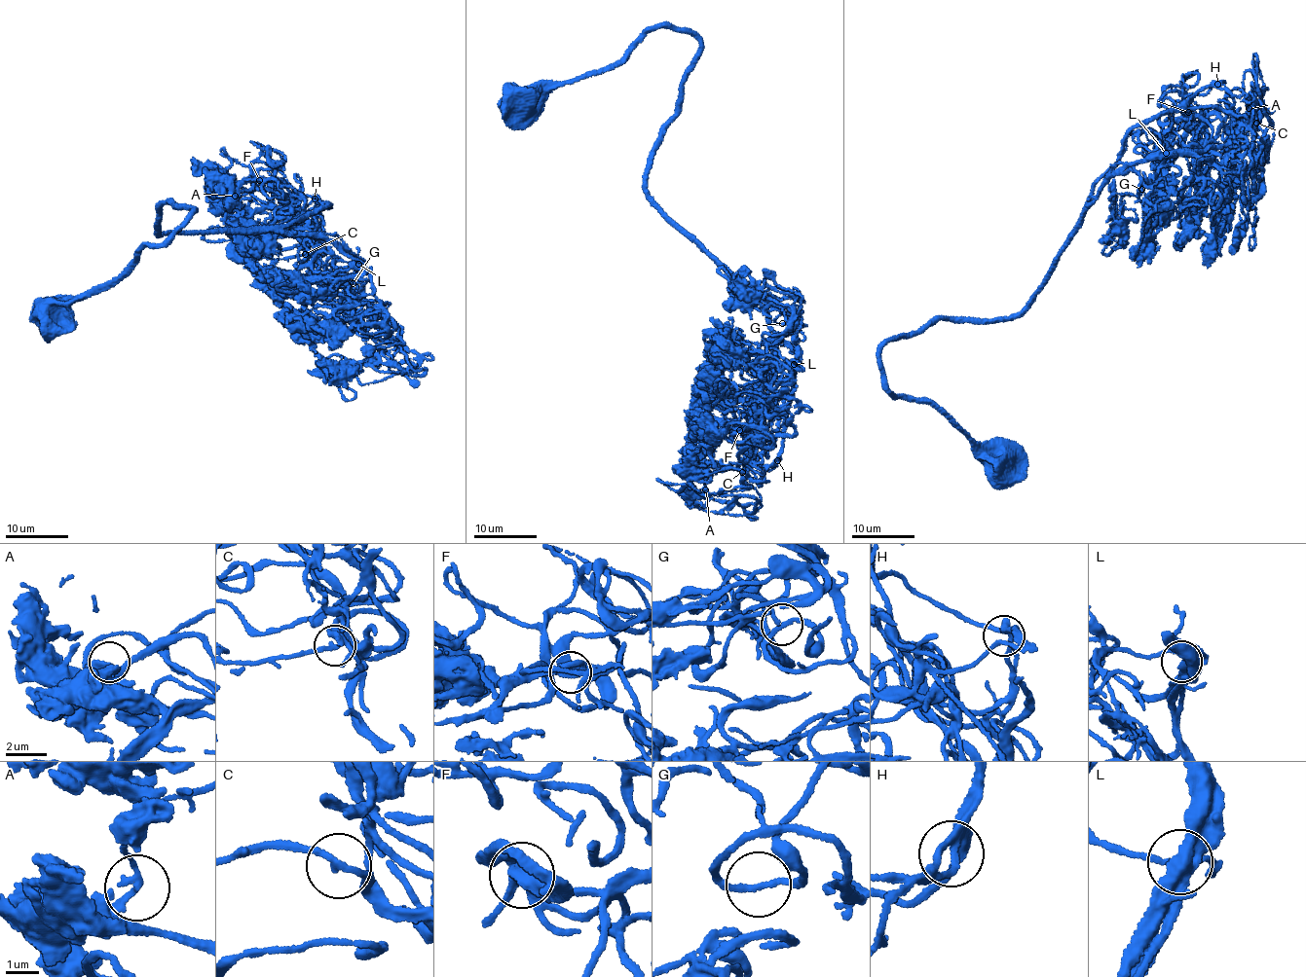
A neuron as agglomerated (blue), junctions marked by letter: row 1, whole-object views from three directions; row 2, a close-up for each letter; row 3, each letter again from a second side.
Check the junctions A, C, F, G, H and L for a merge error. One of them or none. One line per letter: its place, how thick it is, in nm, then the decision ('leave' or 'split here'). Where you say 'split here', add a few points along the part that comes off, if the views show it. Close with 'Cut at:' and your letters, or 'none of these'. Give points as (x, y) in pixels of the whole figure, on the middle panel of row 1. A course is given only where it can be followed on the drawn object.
A: (705, 489) | 190 nm | leave
C: (742, 472) | 200 nm | leave
F: (739, 430) | 440 nm | leave
G: (782, 323) | 190 nm | leave
H: (777, 460) | 360 nm | leave
L: (794, 364) | 400 nm | leave
Cut at: none of these

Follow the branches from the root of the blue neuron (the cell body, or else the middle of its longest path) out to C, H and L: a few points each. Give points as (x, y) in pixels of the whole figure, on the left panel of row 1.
C: (55, 309), (167, 243), (194, 209), (167, 201), (161, 236), (265, 233), (329, 205), (306, 254)
H: (55, 309), (167, 243), (194, 209), (167, 201), (161, 236), (273, 231), (331, 205), (315, 199)
L: (55, 309), (118, 283), (143, 247), (167, 243), (194, 209), (167, 201), (160, 236), (307, 235), (358, 264)

